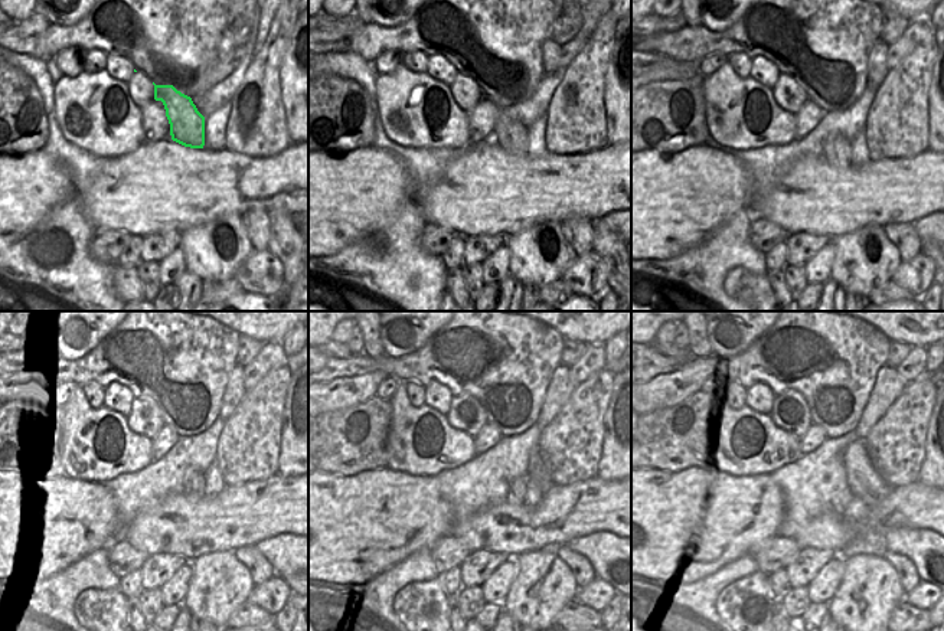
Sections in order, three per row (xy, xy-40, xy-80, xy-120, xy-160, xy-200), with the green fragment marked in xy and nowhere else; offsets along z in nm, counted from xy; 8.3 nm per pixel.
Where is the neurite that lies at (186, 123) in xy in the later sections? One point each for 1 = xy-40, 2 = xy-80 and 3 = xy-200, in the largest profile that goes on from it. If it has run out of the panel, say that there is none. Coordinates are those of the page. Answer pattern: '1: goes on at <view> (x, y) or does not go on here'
1: goes on at xy-40 (510, 134)
2: goes on at xy-80 (838, 147)
3: goes on at xy-200 (840, 500)

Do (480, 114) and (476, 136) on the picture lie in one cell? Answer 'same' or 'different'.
same

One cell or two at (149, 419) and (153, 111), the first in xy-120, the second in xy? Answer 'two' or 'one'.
two

